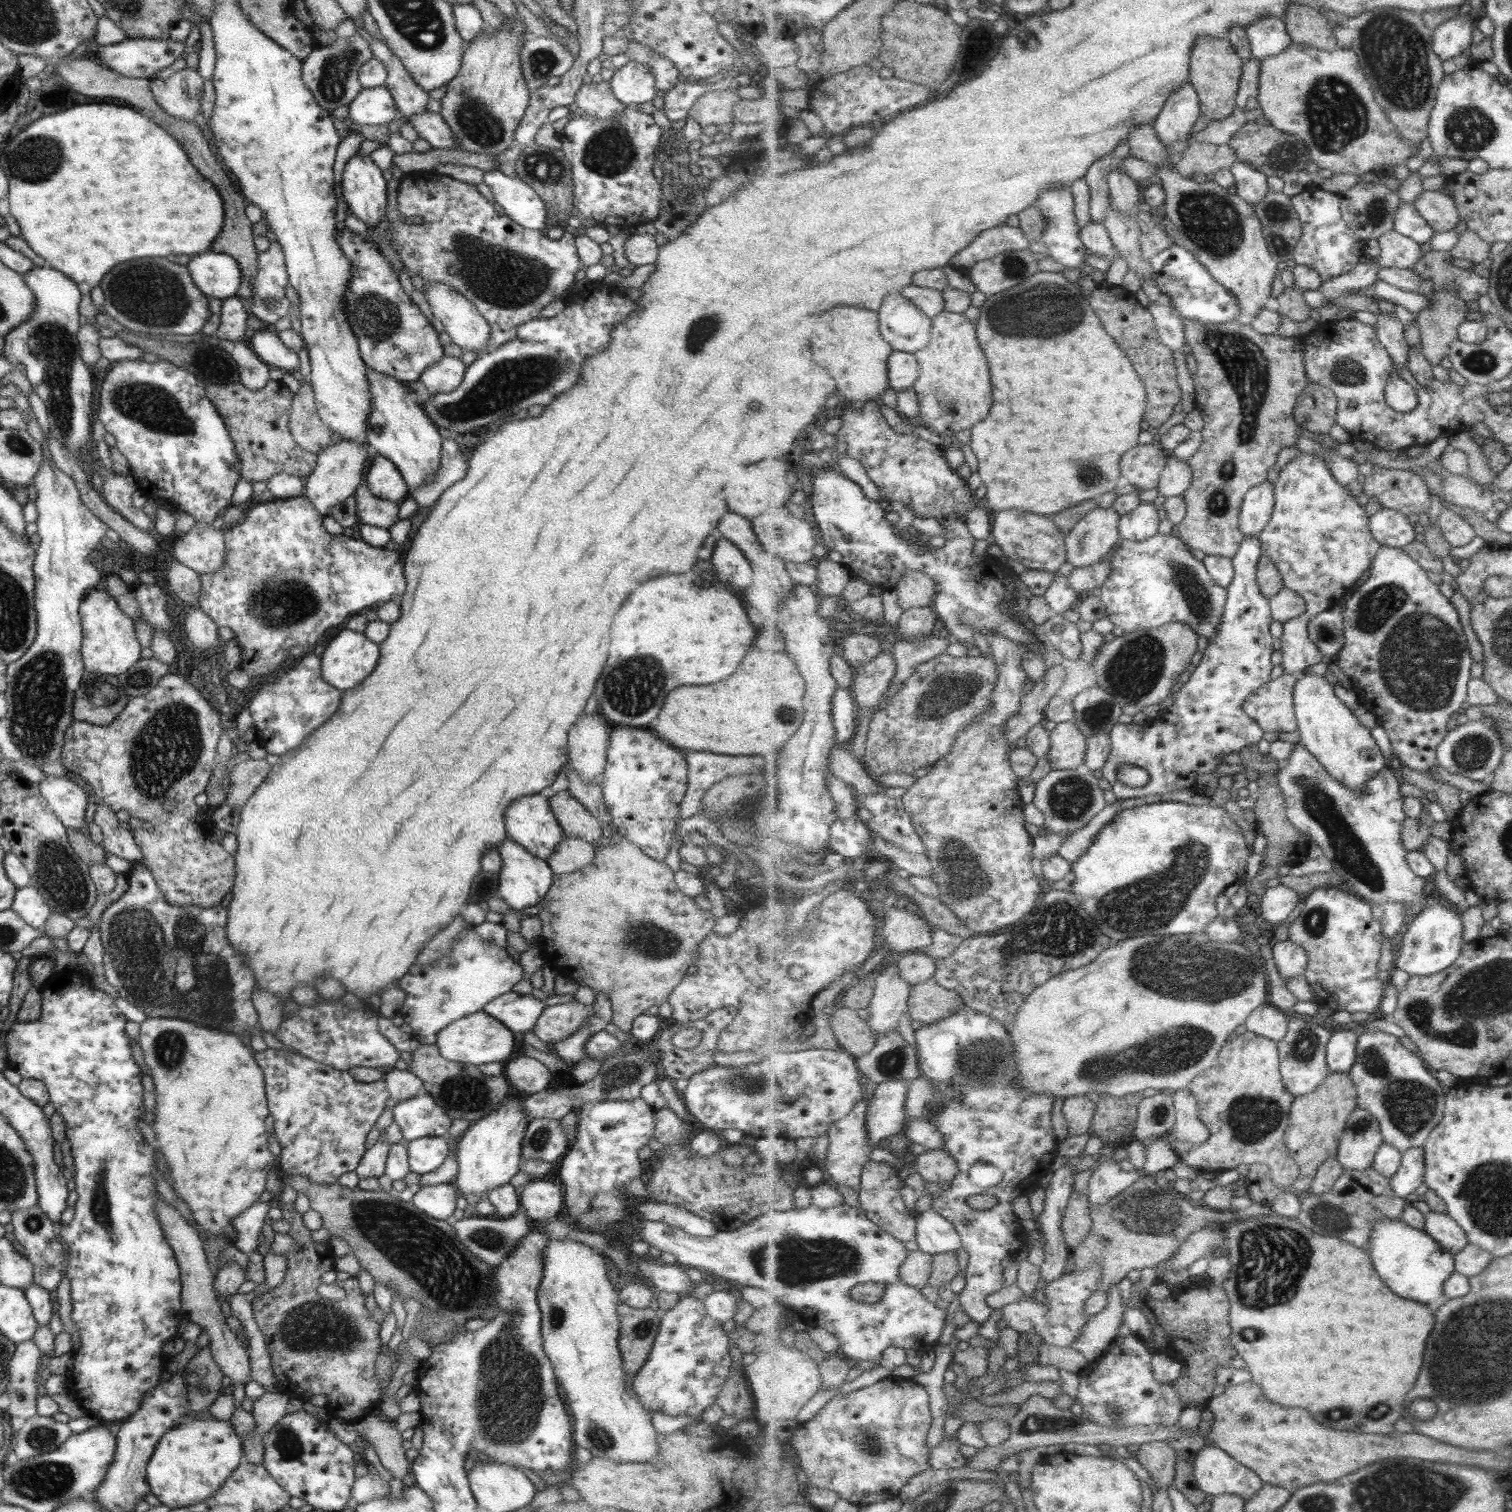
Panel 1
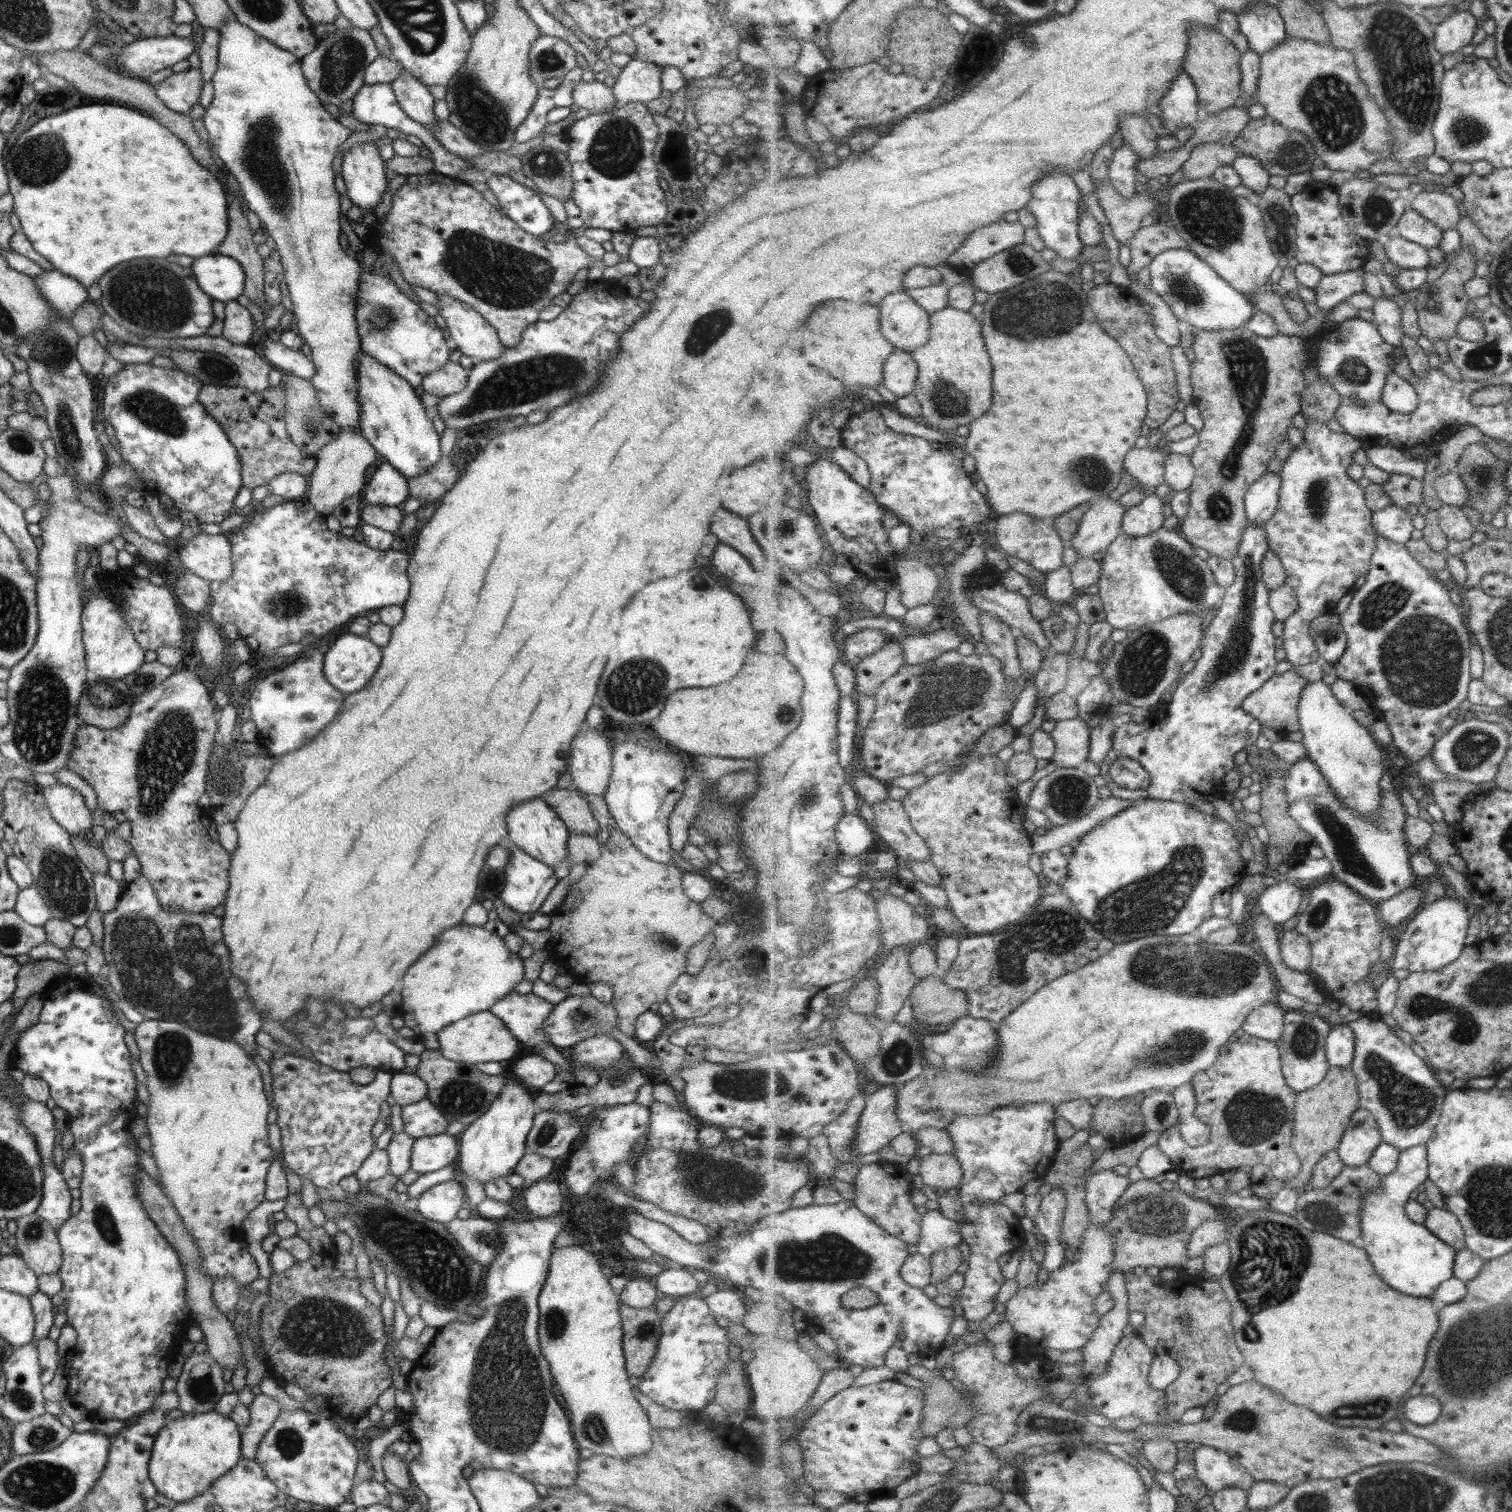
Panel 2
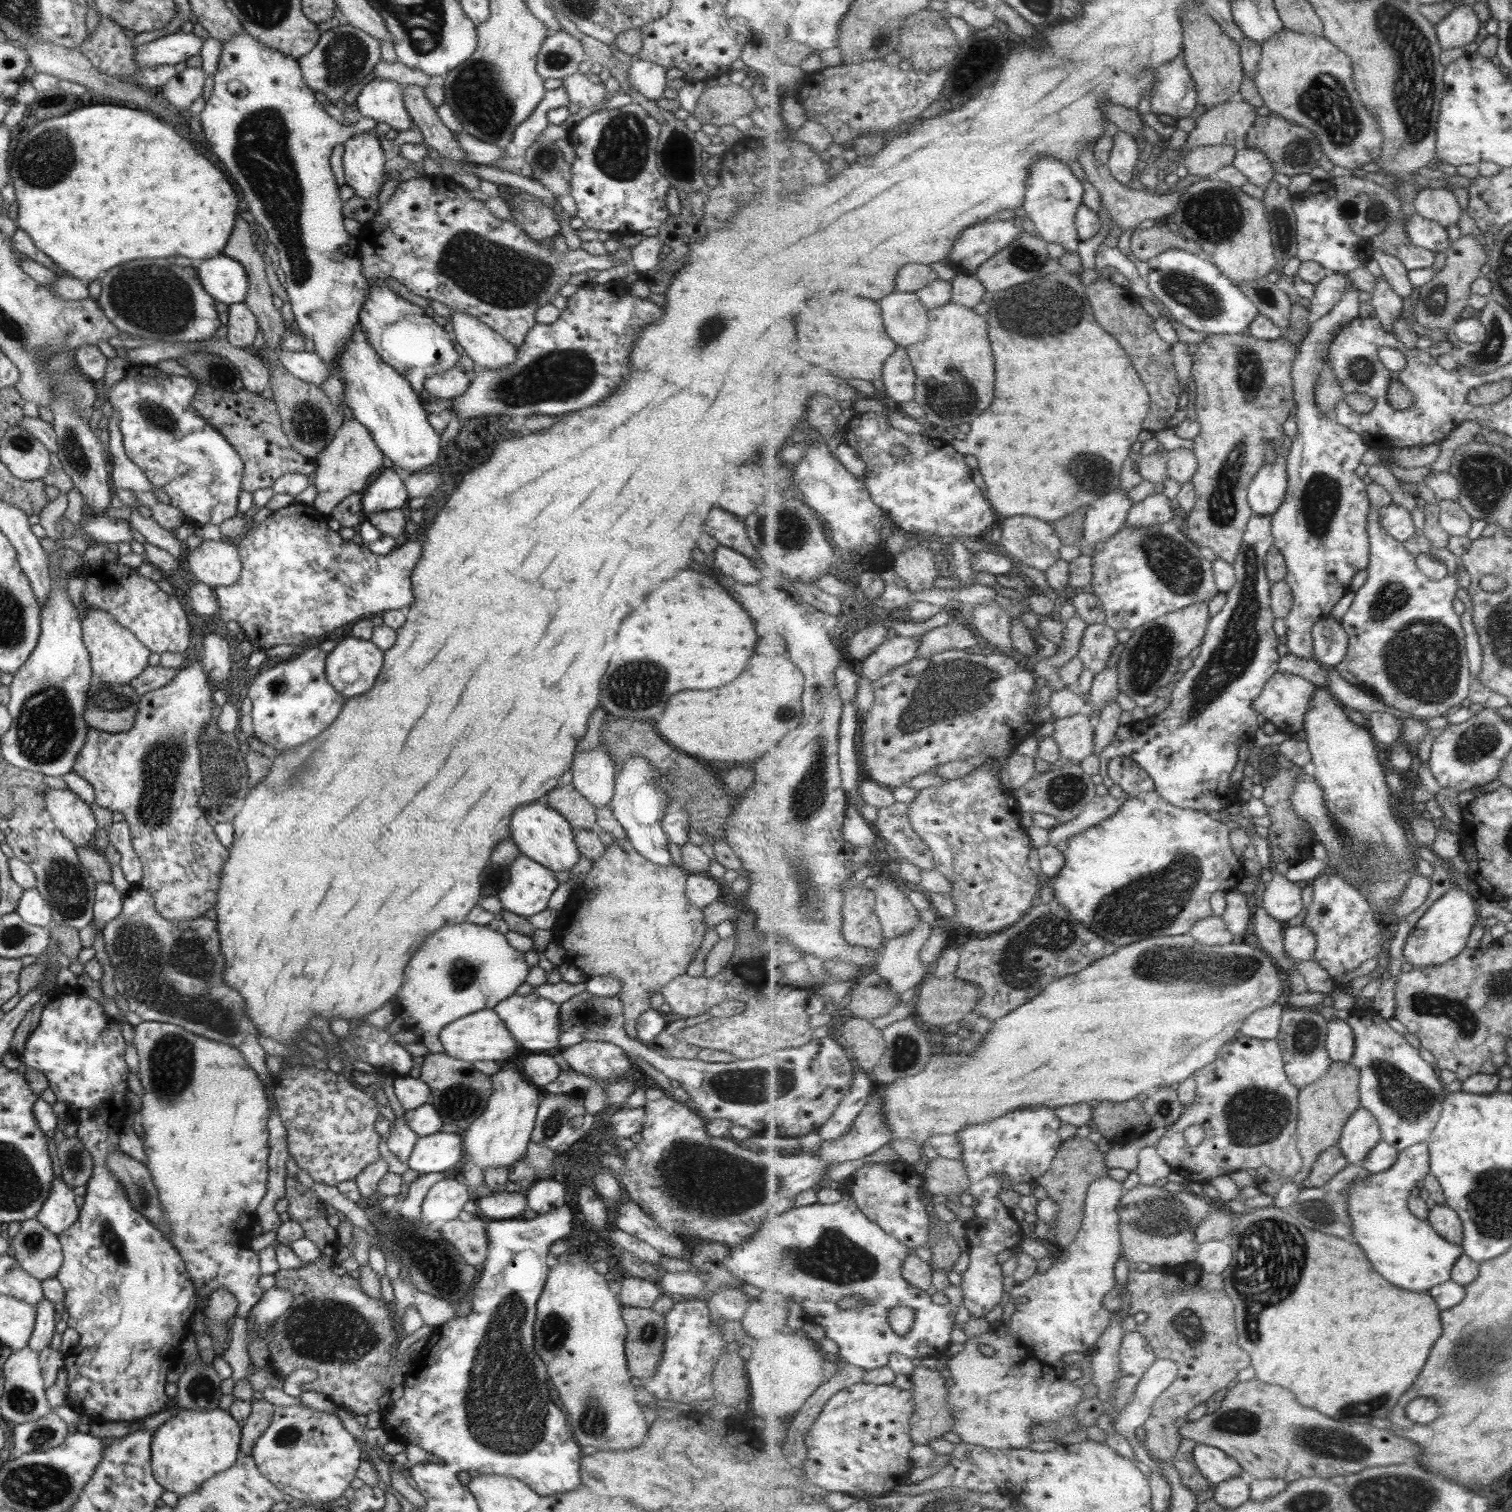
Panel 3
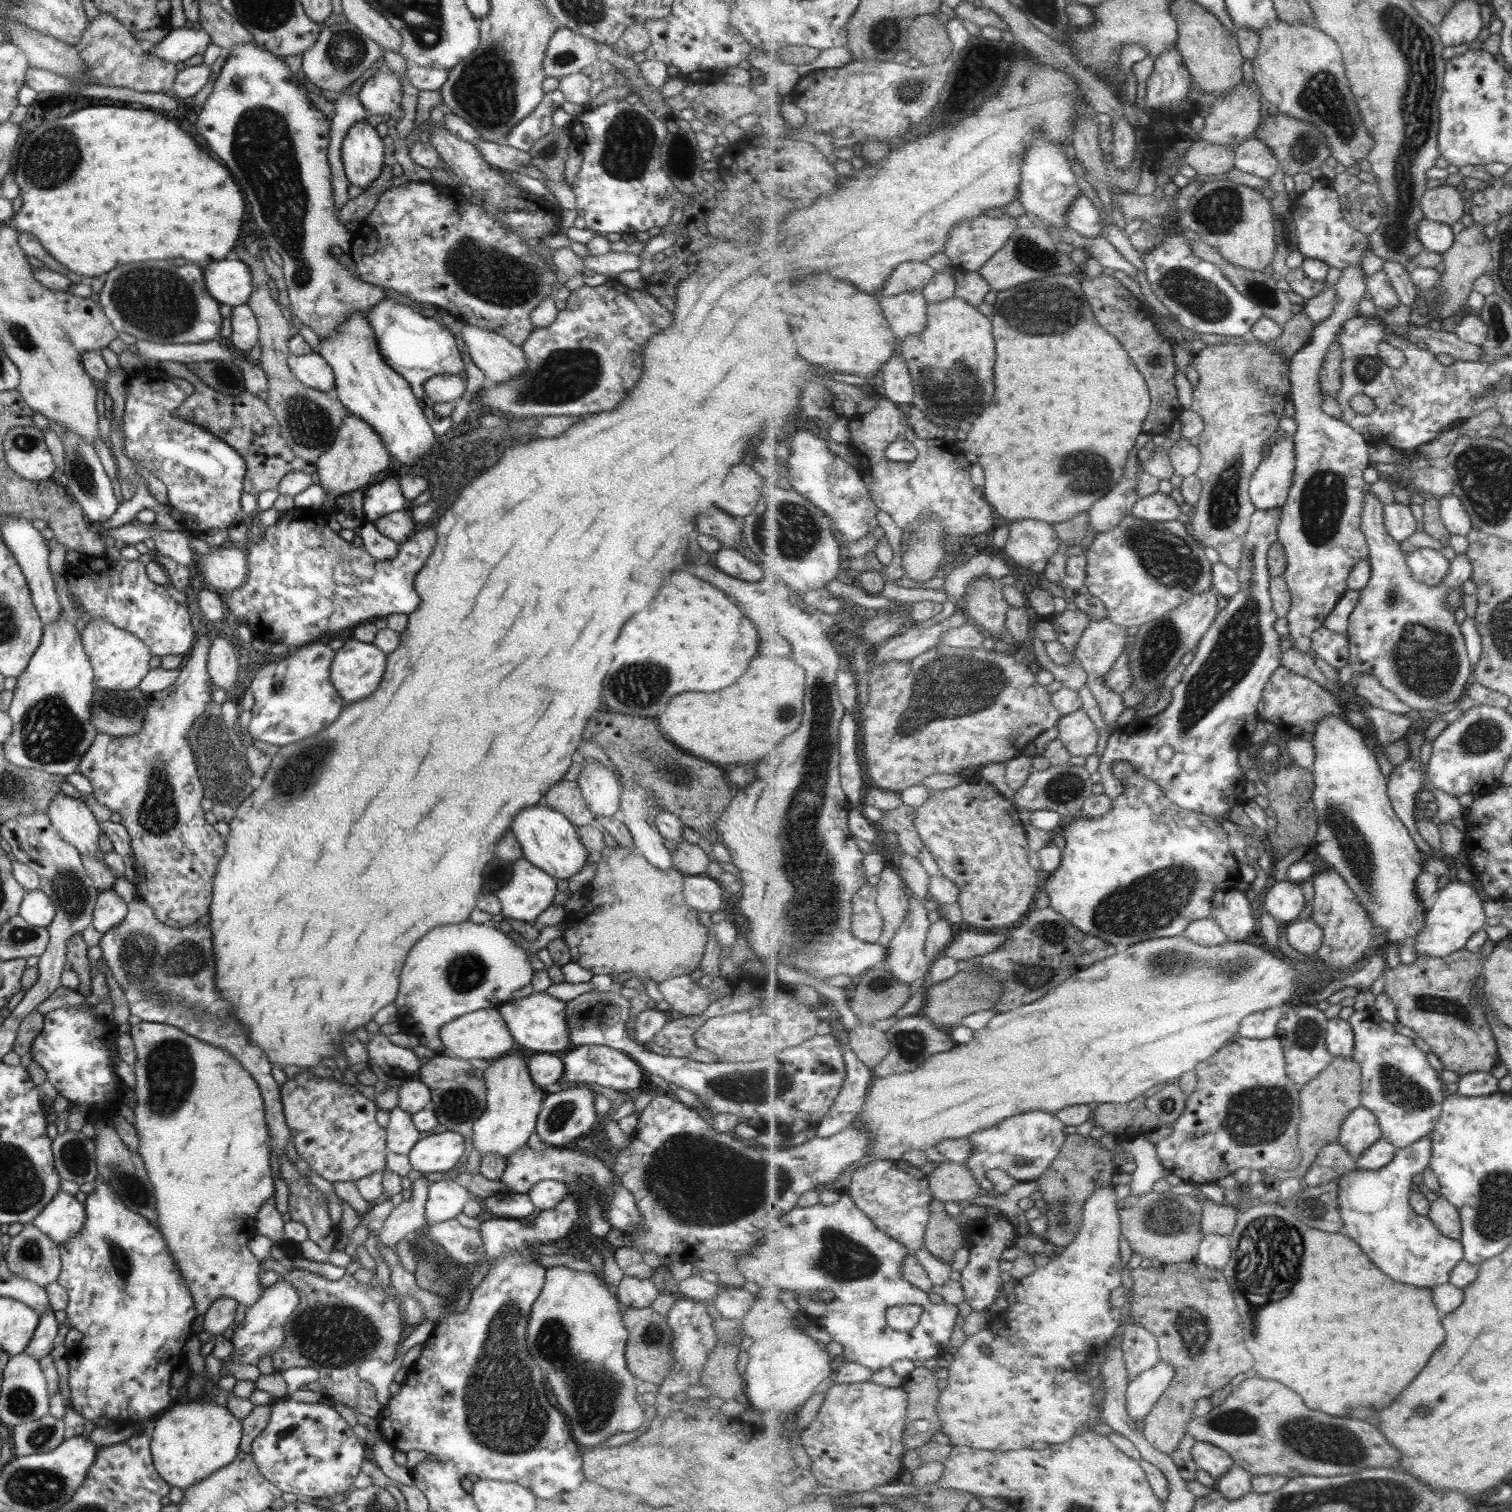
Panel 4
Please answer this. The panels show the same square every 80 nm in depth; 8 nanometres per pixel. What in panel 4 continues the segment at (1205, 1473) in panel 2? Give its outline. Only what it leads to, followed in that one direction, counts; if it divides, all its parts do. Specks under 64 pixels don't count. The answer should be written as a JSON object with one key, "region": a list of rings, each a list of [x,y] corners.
{"region":[[[1197,1441],[1192,1448],[1192,1455],[1198,1467],[1208,1472],[1214,1480],[1219,1480],[1237,1463],[1228,1451],[1210,1442]]]}

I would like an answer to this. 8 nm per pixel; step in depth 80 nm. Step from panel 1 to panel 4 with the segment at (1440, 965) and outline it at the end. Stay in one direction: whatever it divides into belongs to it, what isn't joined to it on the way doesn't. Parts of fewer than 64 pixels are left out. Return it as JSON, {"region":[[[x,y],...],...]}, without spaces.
{"region":[[[1459,877],[1458,881],[1450,882],[1439,891],[1436,903],[1429,906],[1424,922],[1424,929],[1417,940],[1412,942],[1417,956],[1438,956],[1445,958],[1457,950],[1465,949],[1469,938],[1483,926],[1487,926],[1487,916],[1483,910],[1483,900],[1477,890],[1468,884],[1468,879]]]}

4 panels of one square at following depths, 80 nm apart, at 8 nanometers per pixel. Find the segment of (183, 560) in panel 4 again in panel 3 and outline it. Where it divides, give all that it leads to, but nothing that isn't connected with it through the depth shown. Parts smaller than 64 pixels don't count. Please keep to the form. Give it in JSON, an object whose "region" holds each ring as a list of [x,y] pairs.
{"region":[[[133,507],[127,521],[149,544],[166,550],[179,561],[185,557],[187,549],[182,546],[181,541],[175,539],[168,530],[161,528],[152,517],[139,515],[137,507]]]}

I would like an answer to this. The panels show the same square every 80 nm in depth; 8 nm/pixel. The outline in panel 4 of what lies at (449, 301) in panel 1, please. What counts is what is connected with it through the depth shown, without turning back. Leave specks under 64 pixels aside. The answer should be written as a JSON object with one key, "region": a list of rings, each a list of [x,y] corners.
{"region":[[[460,321],[461,340],[470,362],[491,382],[500,383],[526,370],[524,352],[500,334]]]}

